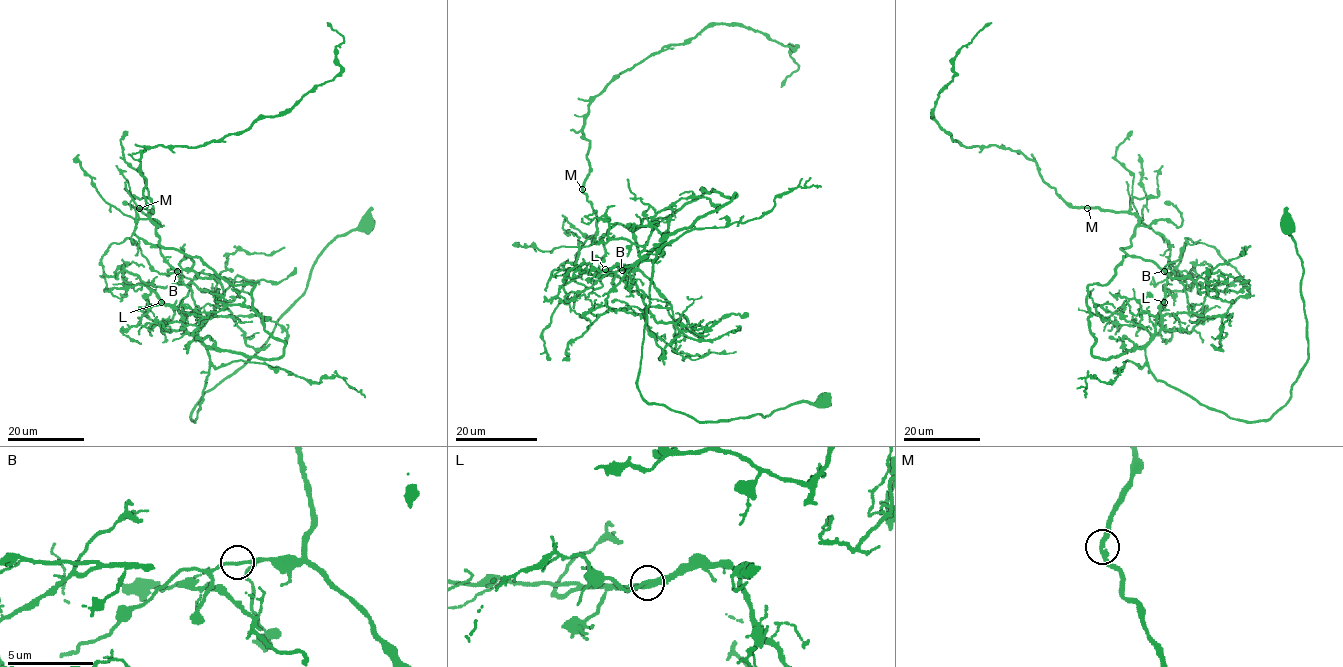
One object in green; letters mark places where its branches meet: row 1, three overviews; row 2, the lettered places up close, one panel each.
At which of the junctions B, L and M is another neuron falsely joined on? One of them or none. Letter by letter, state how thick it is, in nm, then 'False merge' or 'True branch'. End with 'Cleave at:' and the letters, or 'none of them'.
B: Thickness 170 nm. True branch
L: Thickness 260 nm. True branch
M: Thickness 240 nm. True branch
Cleave at: none of them

